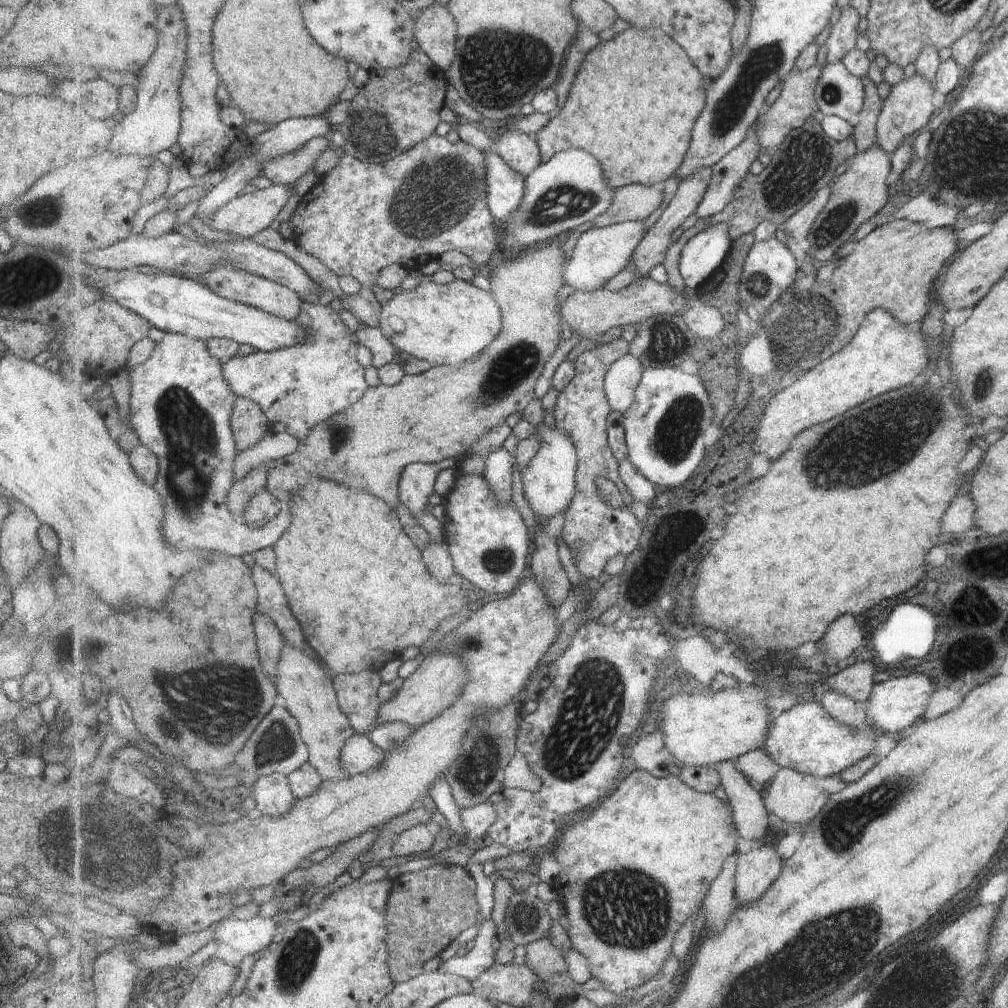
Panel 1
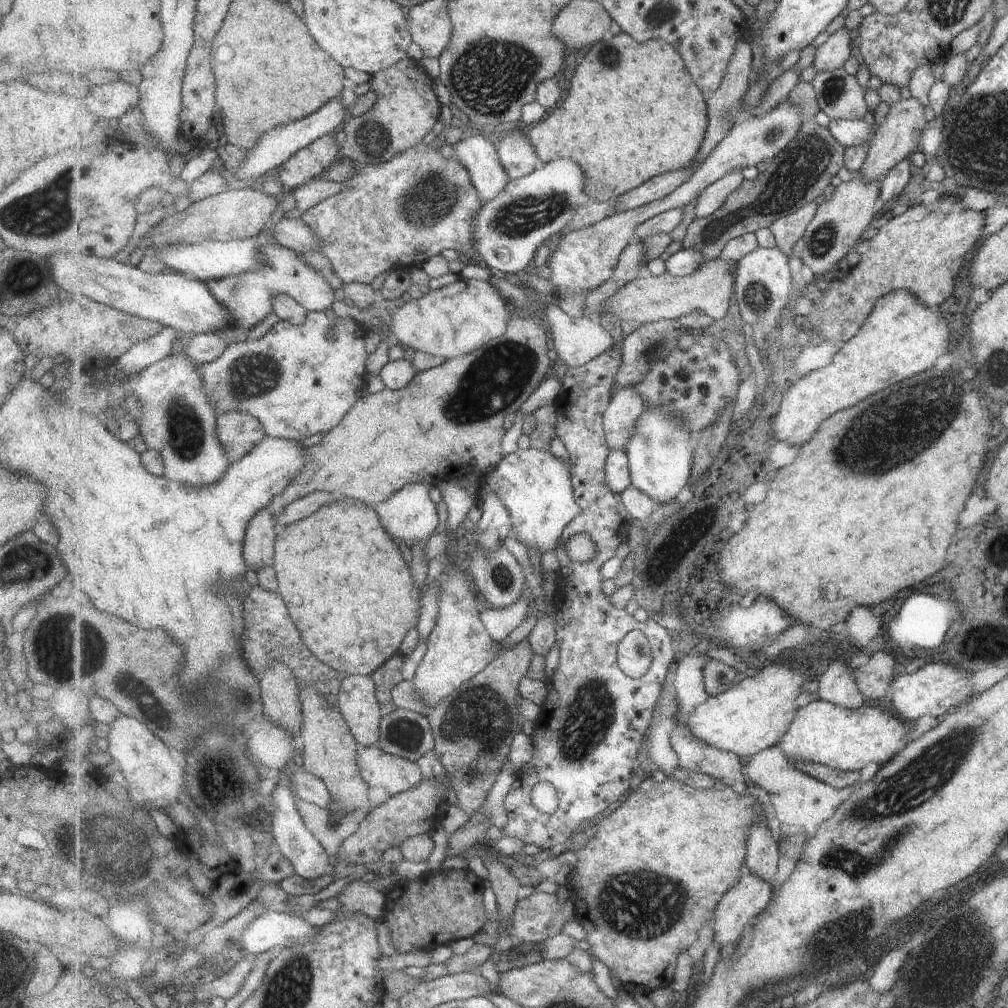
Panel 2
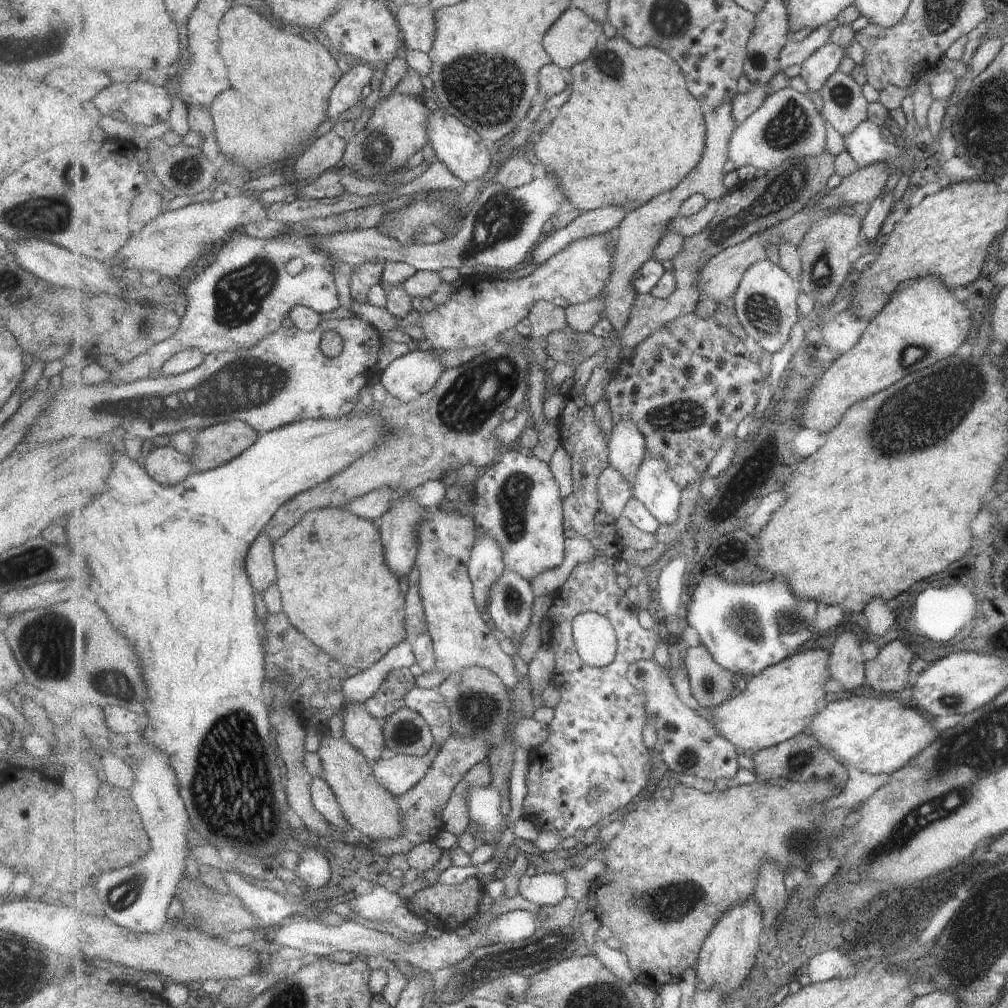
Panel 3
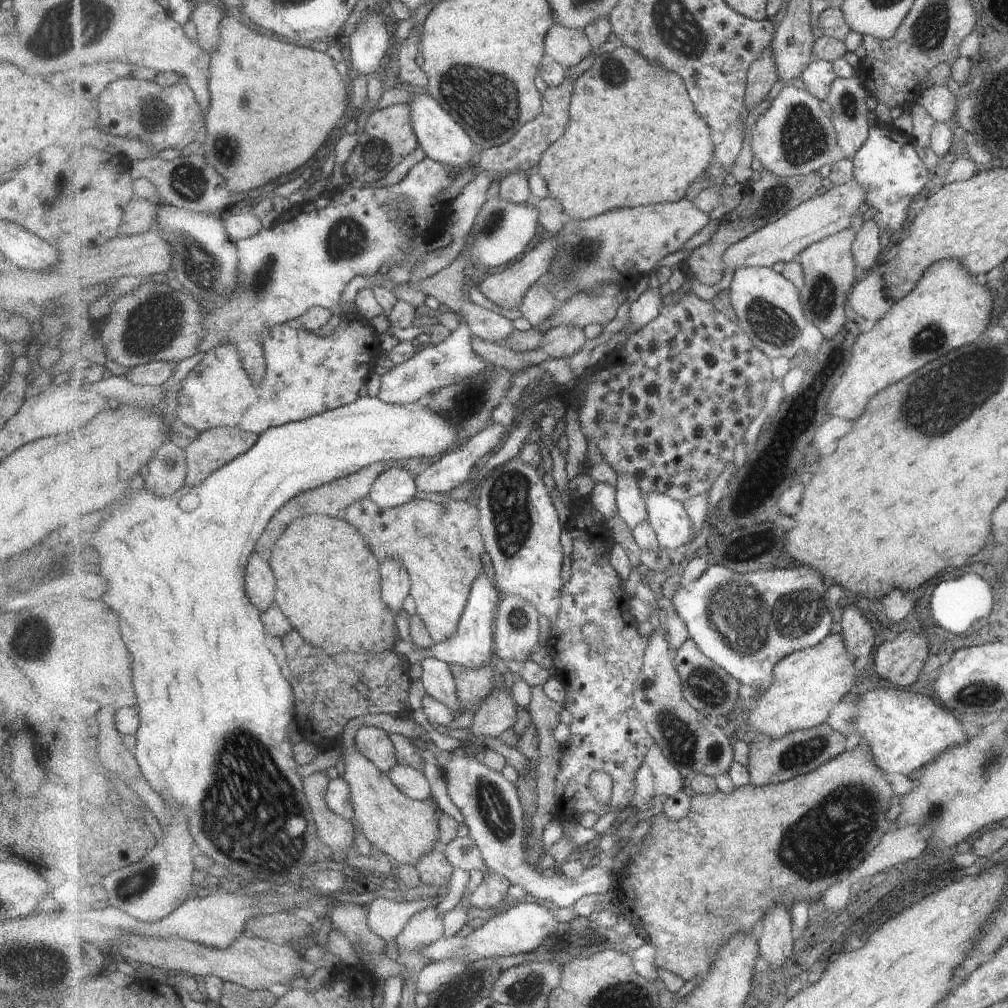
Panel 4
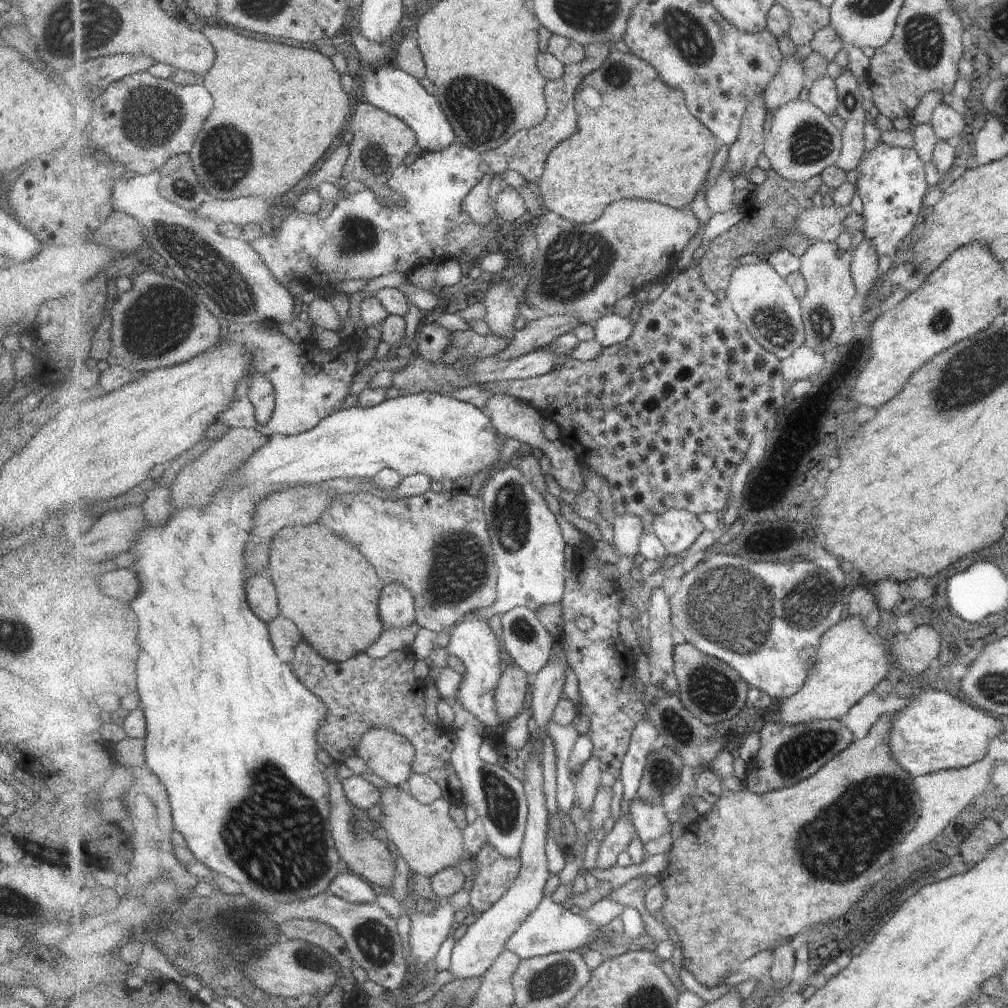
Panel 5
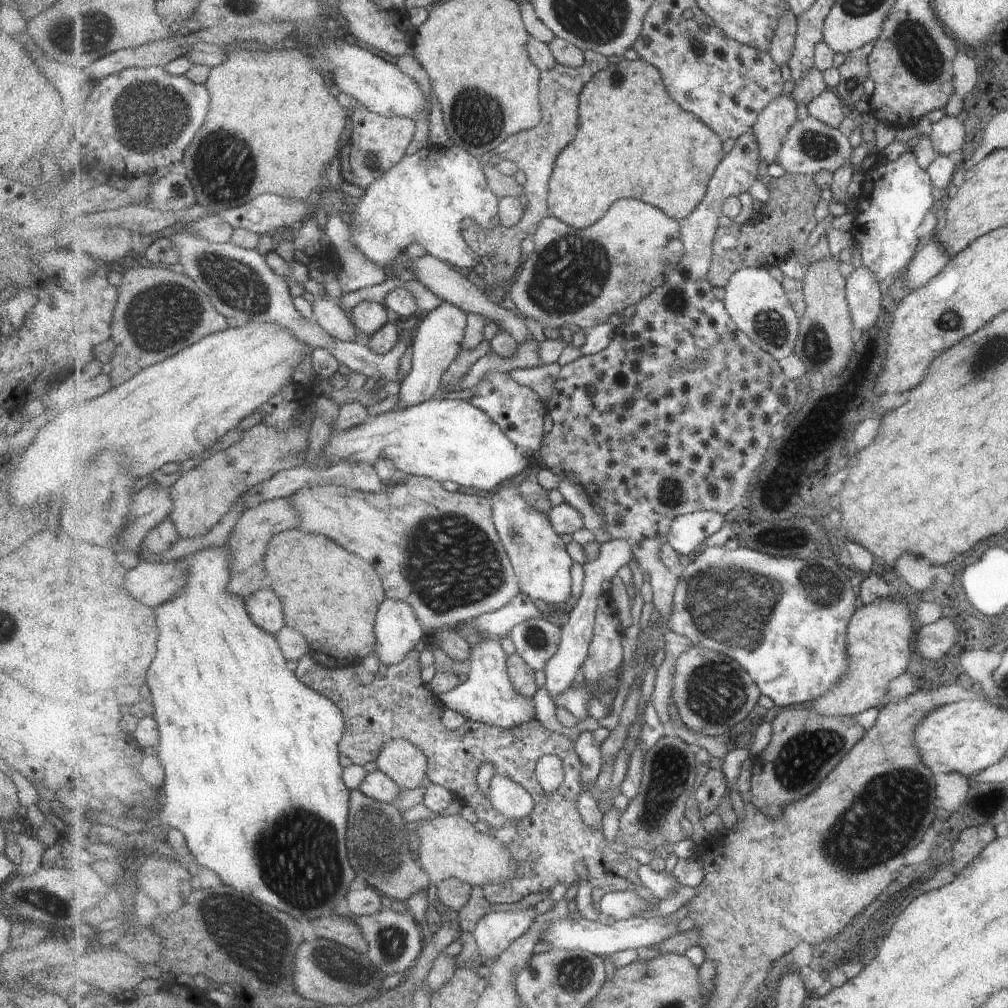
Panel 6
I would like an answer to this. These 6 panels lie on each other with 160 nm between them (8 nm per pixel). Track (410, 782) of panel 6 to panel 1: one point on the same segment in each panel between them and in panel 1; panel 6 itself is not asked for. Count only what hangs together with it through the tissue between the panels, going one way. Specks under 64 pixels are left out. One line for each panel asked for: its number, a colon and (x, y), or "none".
1: (358, 695)
2: (357, 701)
3: (362, 730)
4: (375, 744)
5: (390, 755)

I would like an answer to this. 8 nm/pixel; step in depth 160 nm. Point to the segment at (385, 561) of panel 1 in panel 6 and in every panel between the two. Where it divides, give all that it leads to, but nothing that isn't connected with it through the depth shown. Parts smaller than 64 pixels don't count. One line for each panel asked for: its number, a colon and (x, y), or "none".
2: (347, 588)
3: (348, 604)
4: (336, 603)
5: (331, 591)
6: (307, 572)

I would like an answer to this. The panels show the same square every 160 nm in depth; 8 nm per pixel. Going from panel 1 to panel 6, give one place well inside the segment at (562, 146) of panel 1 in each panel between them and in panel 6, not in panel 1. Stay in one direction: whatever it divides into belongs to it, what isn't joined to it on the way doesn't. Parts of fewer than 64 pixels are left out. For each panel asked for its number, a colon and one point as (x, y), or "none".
2: (633, 112)
3: (631, 130)
4: (635, 138)
5: (663, 152)
6: (635, 140)

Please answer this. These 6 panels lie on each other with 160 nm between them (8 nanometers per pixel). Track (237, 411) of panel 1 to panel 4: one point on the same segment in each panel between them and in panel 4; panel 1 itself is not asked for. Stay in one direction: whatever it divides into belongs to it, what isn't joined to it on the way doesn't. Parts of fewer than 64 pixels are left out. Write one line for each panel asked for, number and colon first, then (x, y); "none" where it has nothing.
2: (240, 433)
3: (219, 444)
4: (213, 449)

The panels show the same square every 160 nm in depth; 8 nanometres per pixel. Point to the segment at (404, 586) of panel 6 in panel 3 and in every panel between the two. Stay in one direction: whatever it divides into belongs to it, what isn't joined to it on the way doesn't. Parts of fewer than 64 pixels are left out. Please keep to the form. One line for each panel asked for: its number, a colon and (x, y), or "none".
3: (461, 639)
4: (441, 546)
5: (438, 544)

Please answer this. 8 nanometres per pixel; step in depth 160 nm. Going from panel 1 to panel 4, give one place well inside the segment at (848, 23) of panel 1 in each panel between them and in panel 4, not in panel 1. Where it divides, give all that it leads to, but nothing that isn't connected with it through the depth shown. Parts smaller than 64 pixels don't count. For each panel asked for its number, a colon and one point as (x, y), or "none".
2: (833, 54)
3: (818, 68)
4: (818, 77)

